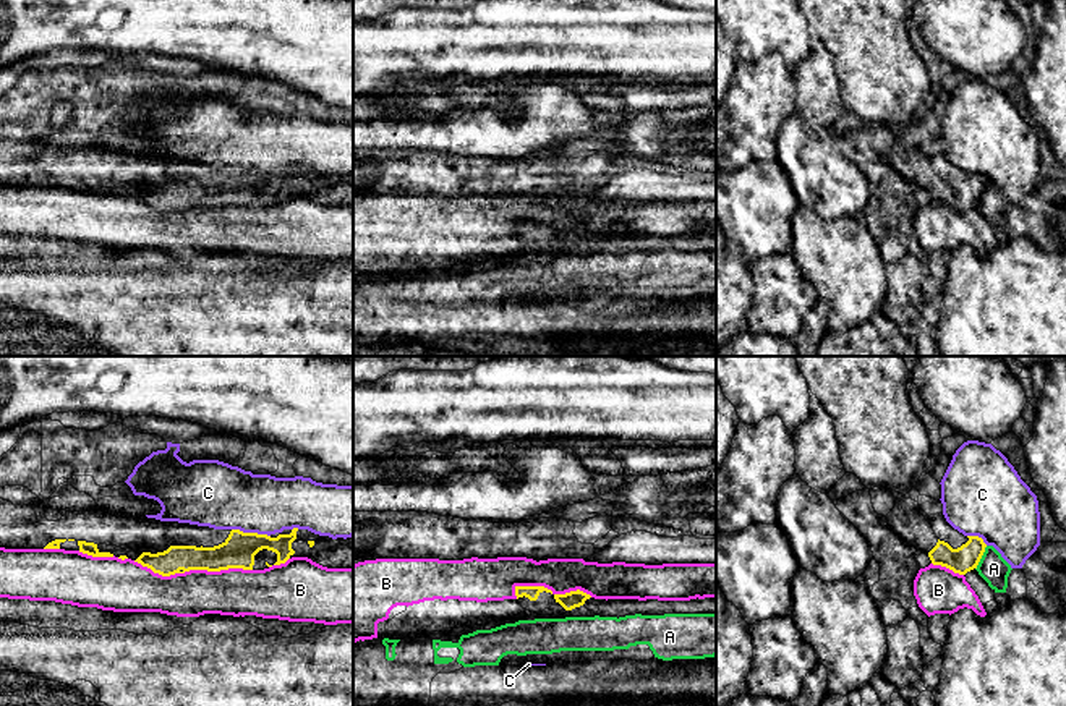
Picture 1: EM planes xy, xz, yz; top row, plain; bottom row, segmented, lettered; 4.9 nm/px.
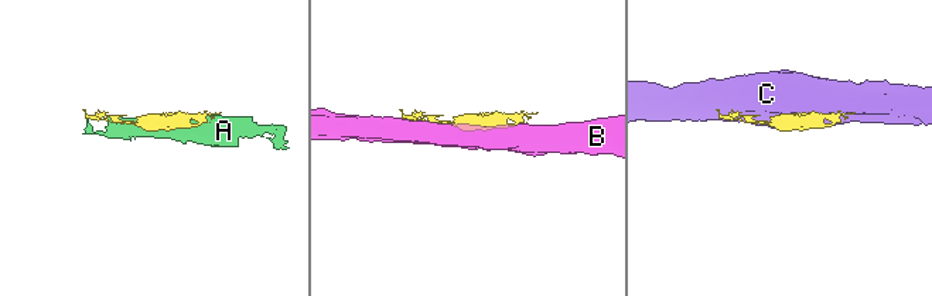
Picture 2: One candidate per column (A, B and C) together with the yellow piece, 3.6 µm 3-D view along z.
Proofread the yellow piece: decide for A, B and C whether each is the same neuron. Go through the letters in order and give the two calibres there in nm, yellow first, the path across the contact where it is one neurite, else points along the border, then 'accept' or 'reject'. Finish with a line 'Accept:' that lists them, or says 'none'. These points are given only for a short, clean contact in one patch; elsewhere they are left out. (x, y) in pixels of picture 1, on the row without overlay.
A: 130 nm thick on the yellow side, 150 nm on the other; border along yz (987, 183), (976, 206); reject
B: 170 nm thick on the yellow side, 240 nm on the other; reject
C: 170 nm thick on the yellow side, 320 nm on the other; reject
Accept: none

